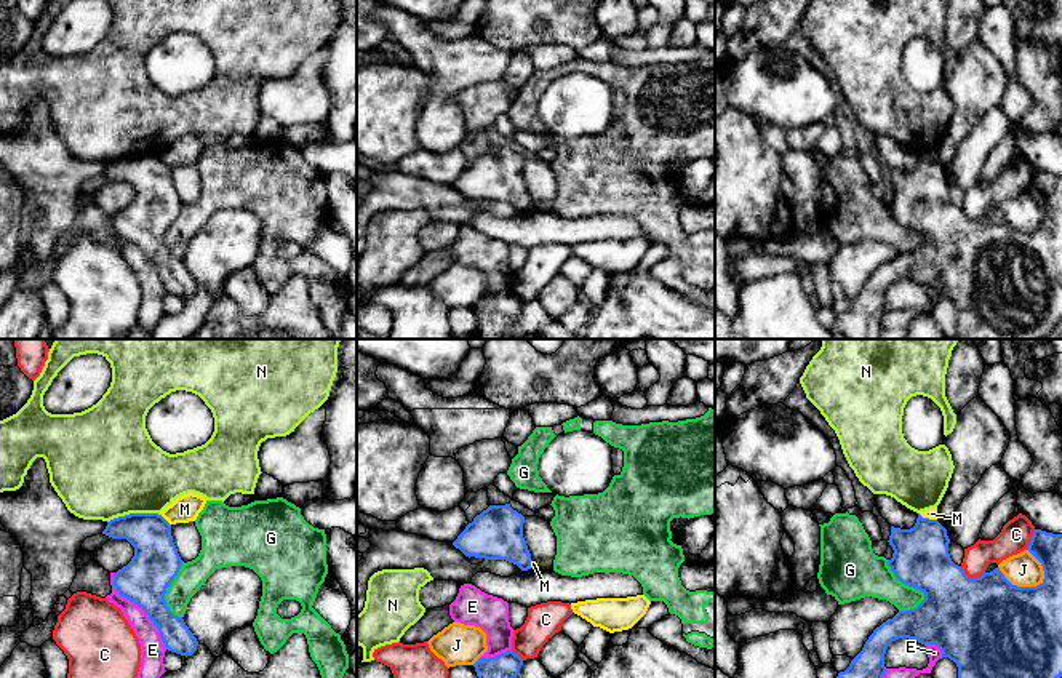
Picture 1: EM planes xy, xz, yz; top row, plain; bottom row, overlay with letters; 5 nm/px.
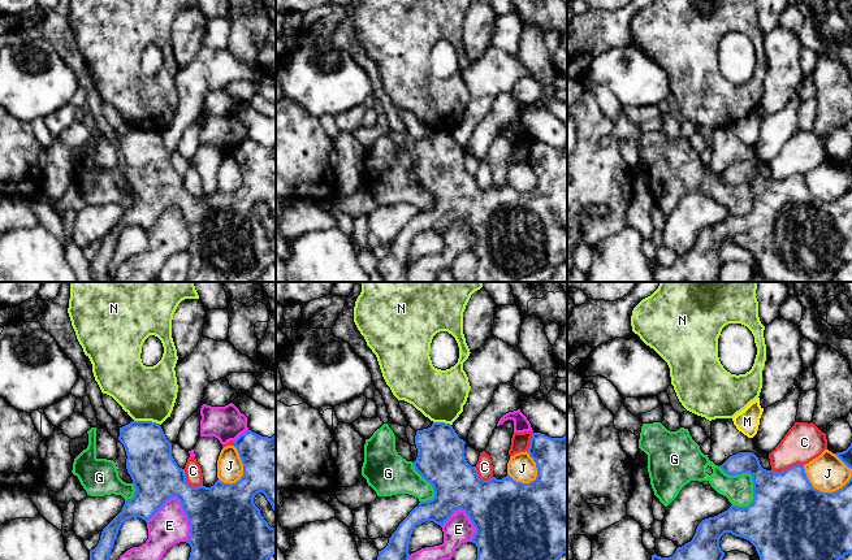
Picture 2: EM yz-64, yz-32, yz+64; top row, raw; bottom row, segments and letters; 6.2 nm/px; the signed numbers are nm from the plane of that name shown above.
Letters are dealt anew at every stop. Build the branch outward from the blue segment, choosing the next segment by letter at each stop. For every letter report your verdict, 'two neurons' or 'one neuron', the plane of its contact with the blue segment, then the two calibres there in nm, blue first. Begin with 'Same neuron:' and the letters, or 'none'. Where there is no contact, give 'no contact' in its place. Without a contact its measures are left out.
Same neuron: none
C: two neurons; contact in yz; calibres 480 and 140 nm
E: two neurons; contact in xy; calibres 240 and 130 nm
G: two neurons; contact in yz; calibres 320 and 240 nm
J: two neurons; contact in yz; calibres 480 and 170 nm
M: two neurons; contact in xy; calibres 240 and 140 nm
N: two neurons; contact in xy; calibres 220 and 480 nm

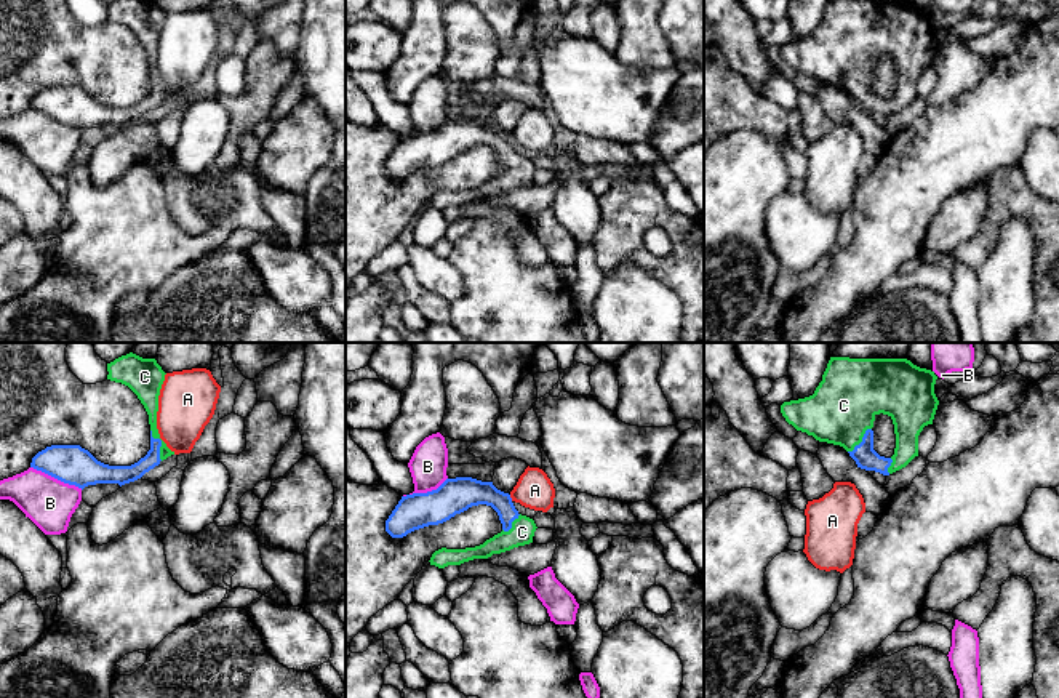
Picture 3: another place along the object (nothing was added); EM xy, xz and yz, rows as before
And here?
Same neuron: C
A: two neurons; contact in xz; calibres 160 and 190 nm
B: two neurons; contact in xy; calibres 200 and 260 nm
C: one neuron; contact in xy; calibres 100 and 100 nm

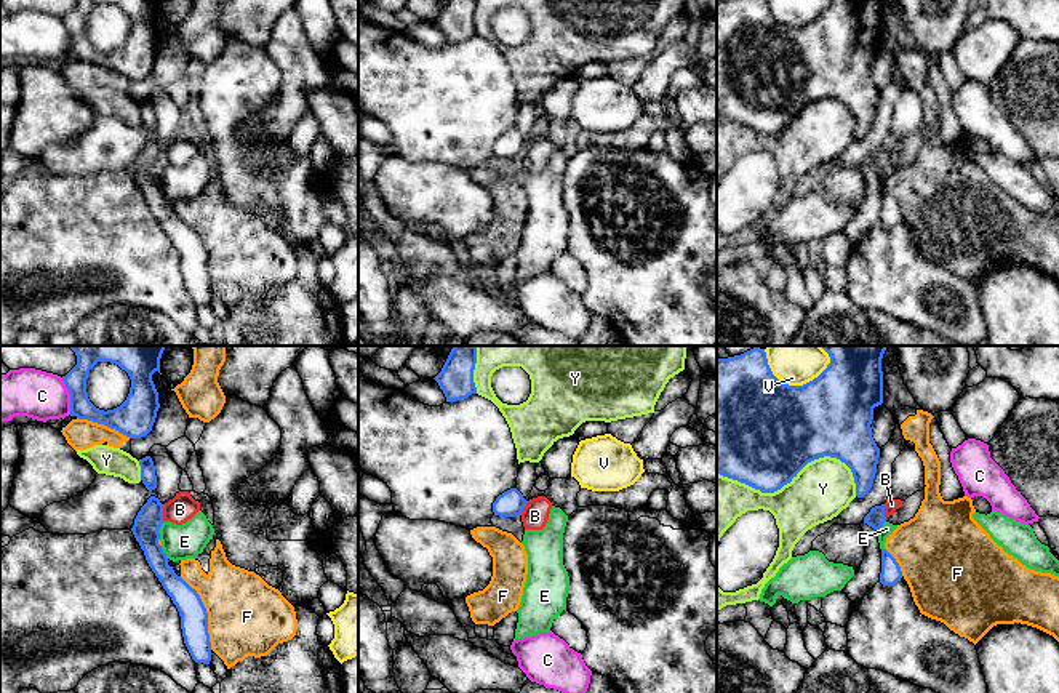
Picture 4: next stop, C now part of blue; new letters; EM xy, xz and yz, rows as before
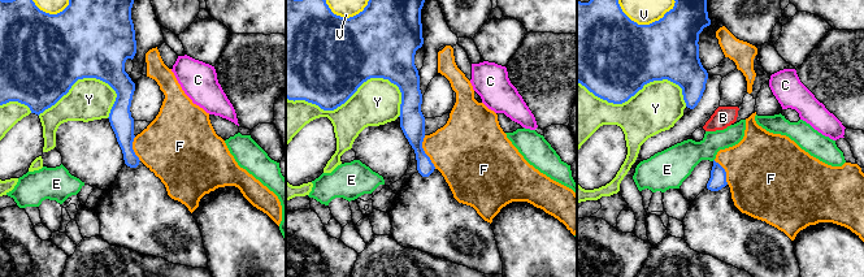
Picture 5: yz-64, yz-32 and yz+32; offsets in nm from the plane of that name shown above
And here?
Same neuron: none
B: two neurons; contact in xy; calibres 140 and 140 nm
C: two neurons; contact in xy; calibres 140 and 240 nm
E: two neurons; contact in xy; calibres 140 and 180 nm
F: two neurons; contact in xy; calibres 140 and 400 nm
V: two neurons; contact in yz; calibres 500 and 280 nm
Y: two neurons; contact in yz; calibres 500 and 300 nm

